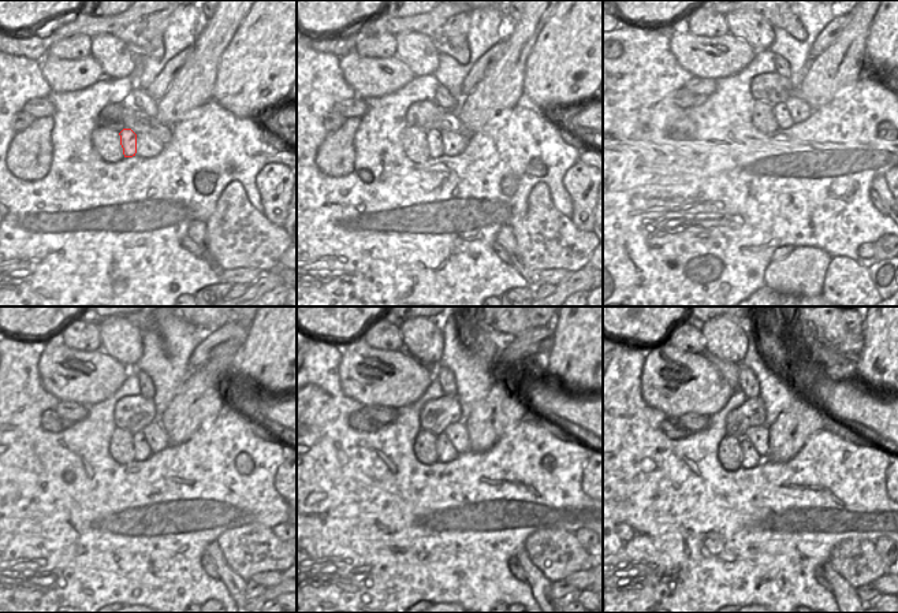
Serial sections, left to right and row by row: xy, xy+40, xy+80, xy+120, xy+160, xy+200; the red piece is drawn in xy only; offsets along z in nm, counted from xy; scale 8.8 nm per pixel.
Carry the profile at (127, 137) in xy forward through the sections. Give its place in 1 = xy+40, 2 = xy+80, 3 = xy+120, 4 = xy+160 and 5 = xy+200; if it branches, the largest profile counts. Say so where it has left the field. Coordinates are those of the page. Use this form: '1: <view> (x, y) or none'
1: xy+40 (433, 136)
2: xy+80 (745, 141)
3: xy+120 (142, 450)
4: xy+160 (446, 452)
5: xy+200 (751, 457)

